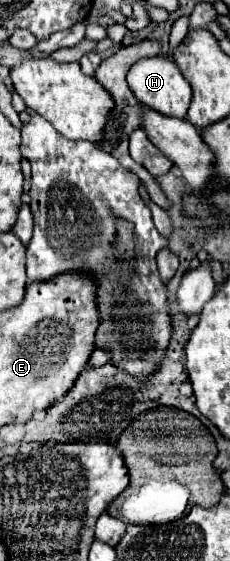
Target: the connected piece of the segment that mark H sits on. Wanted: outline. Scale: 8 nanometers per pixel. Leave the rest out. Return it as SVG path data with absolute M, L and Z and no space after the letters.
M154 56L154 58L144 58L138 60L134 68L128 70L128 86L138 98L140 104L164 114L164 116L176 116L176 118L186 118L190 100L192 100L192 90L182 72L178 70L176 62L170 60L168 56Z

